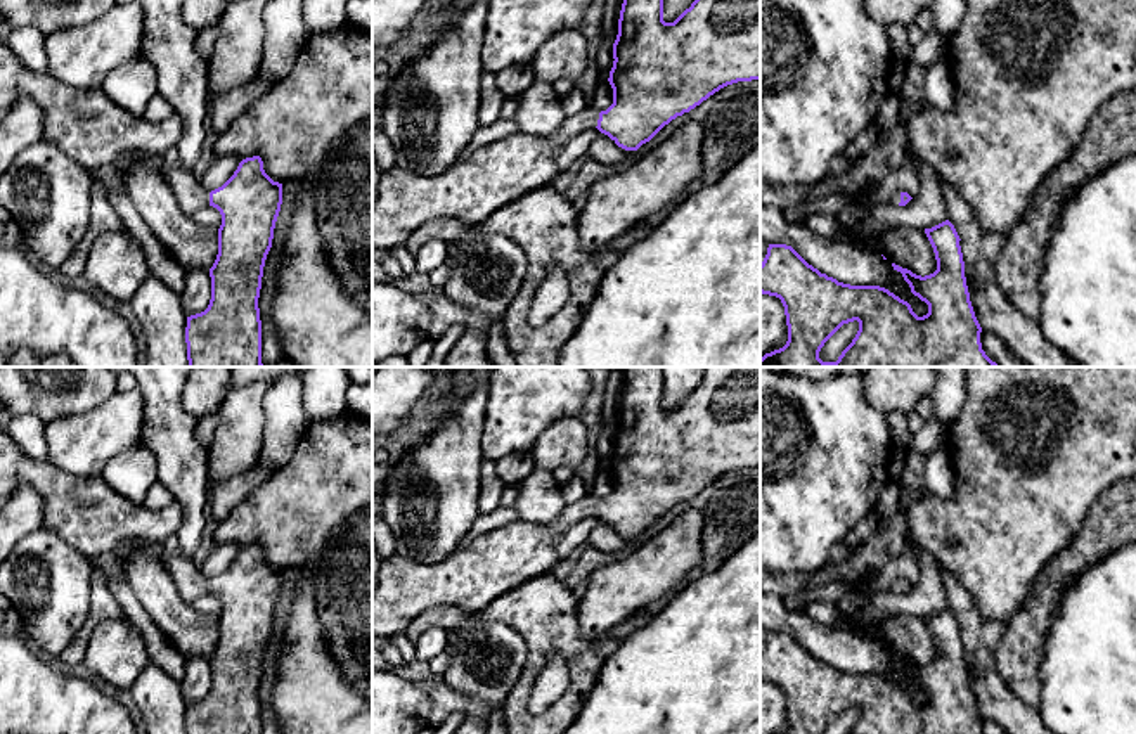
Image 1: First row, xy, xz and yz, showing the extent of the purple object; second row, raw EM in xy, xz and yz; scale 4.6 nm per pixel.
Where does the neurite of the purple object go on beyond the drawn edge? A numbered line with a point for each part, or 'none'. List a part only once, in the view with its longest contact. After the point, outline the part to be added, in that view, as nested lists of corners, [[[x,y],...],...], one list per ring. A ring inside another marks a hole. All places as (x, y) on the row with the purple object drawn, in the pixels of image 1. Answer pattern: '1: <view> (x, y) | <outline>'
1: xz (501, 172) | [[[589,106],[585,111],[566,116],[559,130],[551,137],[511,133],[476,149],[468,159],[455,163],[438,177],[423,177],[393,166],[381,173],[372,199],[372,246],[393,251],[397,246],[405,244],[417,227],[440,216],[457,218],[469,225],[480,223],[504,204],[552,184],[559,173],[556,152],[573,137],[596,128],[597,119],[597,107]]]

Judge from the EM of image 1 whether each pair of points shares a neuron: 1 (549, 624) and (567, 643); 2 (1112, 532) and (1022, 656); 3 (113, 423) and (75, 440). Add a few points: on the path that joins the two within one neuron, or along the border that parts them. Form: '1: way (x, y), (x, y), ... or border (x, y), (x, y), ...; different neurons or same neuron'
1: way (553, 629), (561, 637); same neuron
2: way (1079, 556), (1045, 591), (1031, 624); same neuron
3: way (104, 431), (90, 440), (83, 440); same neuron

